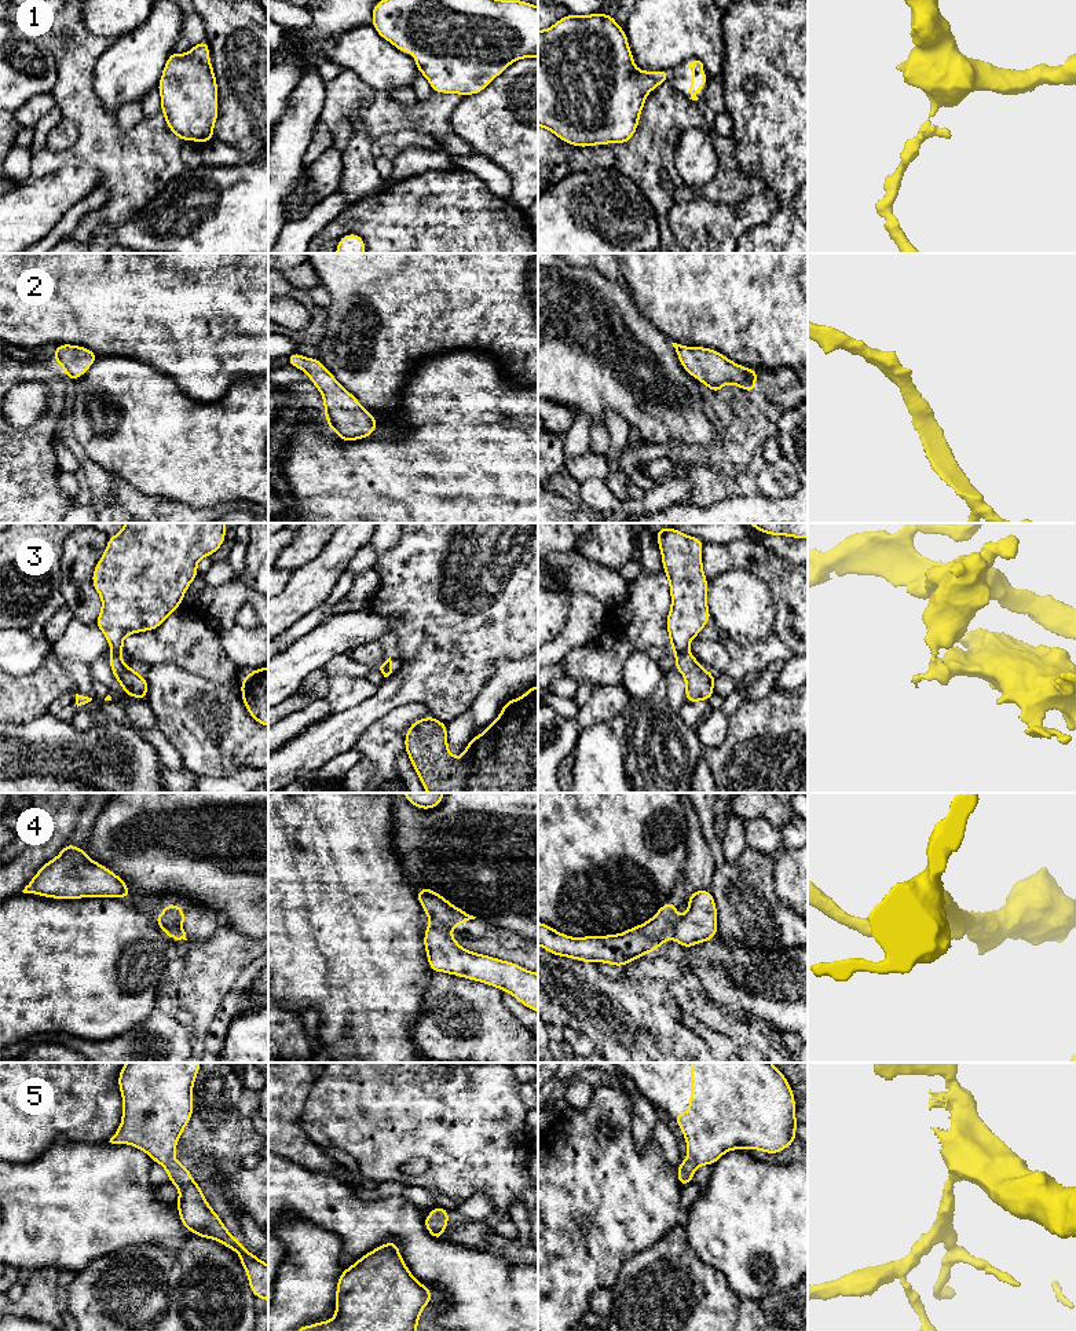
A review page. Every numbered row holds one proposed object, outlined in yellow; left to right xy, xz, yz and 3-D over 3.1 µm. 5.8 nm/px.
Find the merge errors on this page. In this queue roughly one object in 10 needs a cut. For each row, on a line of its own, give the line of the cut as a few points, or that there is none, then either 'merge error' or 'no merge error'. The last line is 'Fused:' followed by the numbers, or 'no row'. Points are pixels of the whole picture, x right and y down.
1: cut none; no merge error
2: cut none; no merge error
3: cut none; no merge error
4: cut xy (163, 914), (182, 938); merge error
5: cut none; no merge error
Fused: 4

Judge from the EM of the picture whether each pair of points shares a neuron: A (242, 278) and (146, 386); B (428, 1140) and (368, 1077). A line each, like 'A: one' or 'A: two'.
A: two
B: one

